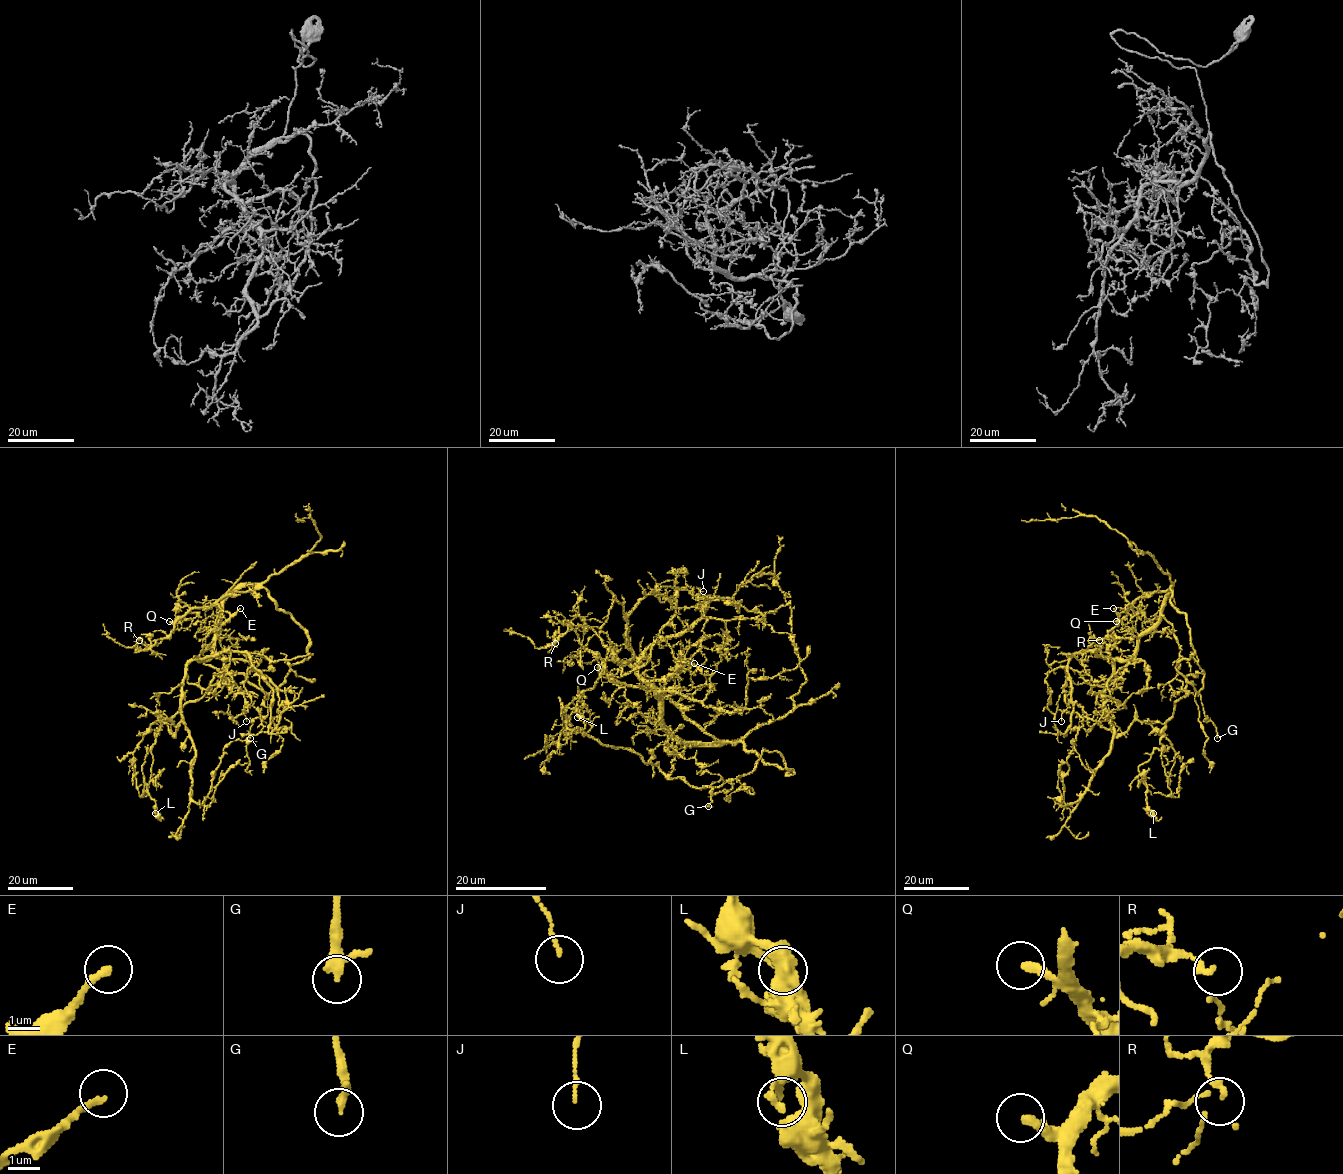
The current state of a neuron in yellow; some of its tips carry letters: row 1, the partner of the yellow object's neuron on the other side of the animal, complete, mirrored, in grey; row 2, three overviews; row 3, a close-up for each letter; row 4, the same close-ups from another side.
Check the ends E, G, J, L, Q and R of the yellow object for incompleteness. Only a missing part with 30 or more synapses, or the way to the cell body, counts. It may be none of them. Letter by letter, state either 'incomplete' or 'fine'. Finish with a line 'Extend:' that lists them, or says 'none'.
E: incomplete
G: incomplete
J: fine
L: fine
Q: incomplete
R: fine
Extend: E, G, Q

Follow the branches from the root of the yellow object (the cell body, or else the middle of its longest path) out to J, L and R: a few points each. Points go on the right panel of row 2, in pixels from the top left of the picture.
J: (1171, 588), (1160, 618), (1130, 658), (1104, 658), (1081, 651), (1070, 659), (1061, 721)
L: (1171, 588), (1194, 650), (1176, 668), (1203, 688), (1203, 673), (1186, 677), (1162, 748), (1139, 767), (1153, 813)
R: (1171, 588), (1140, 596), (1105, 638), (1089, 646), (1093, 645), (1089, 639), (1099, 640)

